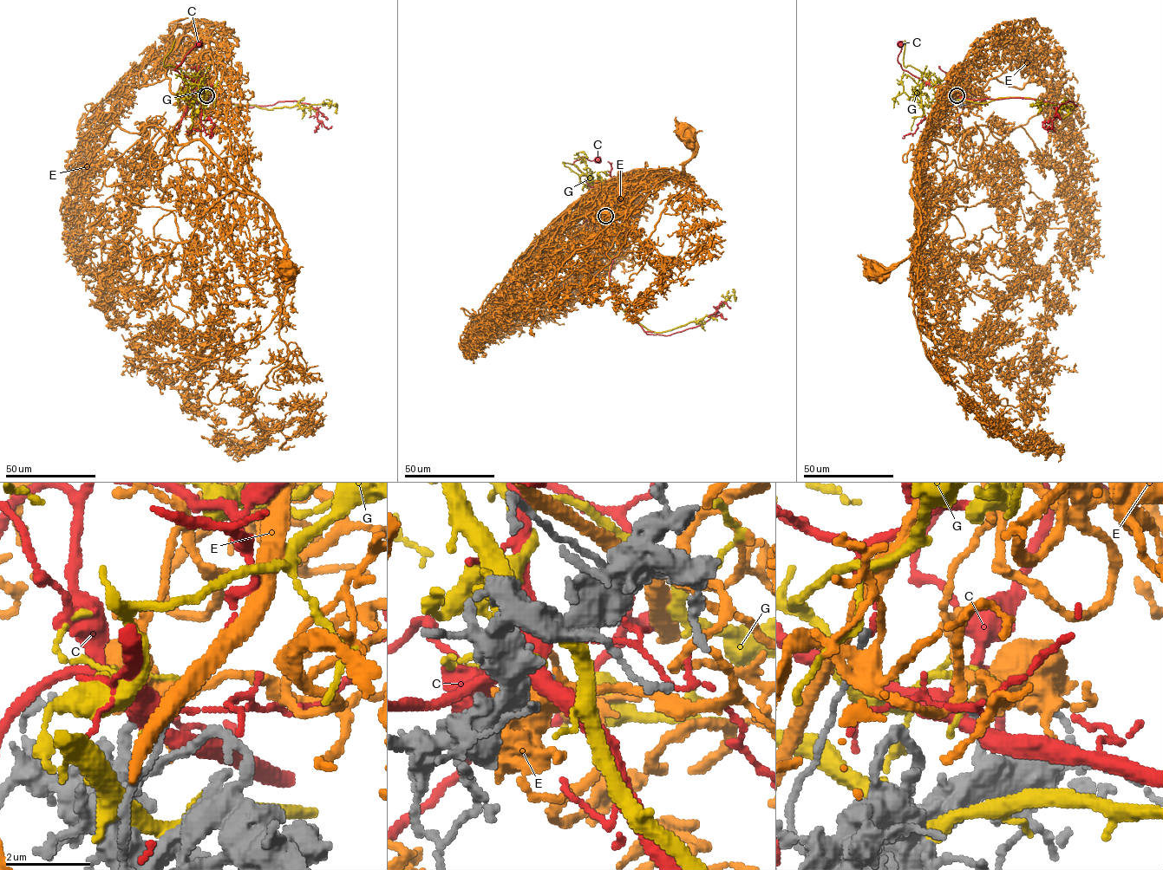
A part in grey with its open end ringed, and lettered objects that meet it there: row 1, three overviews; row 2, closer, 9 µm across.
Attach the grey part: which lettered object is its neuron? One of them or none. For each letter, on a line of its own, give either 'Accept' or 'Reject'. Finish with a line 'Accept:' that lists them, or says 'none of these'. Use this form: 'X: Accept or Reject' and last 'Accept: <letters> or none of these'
C: Reject
E: Accept
G: Reject
Accept: E

